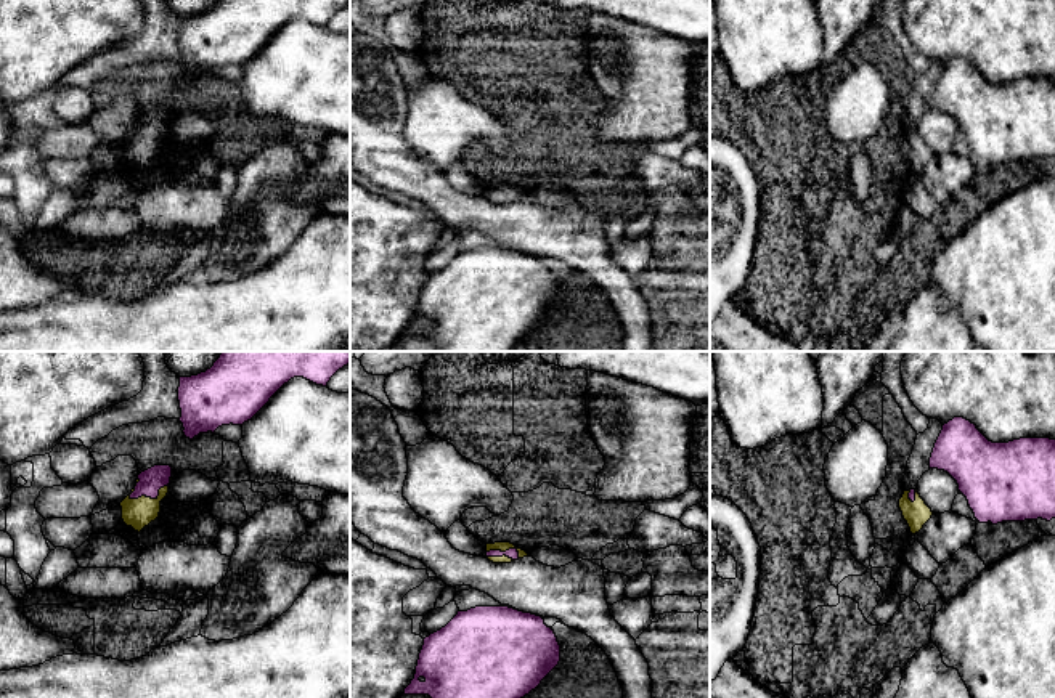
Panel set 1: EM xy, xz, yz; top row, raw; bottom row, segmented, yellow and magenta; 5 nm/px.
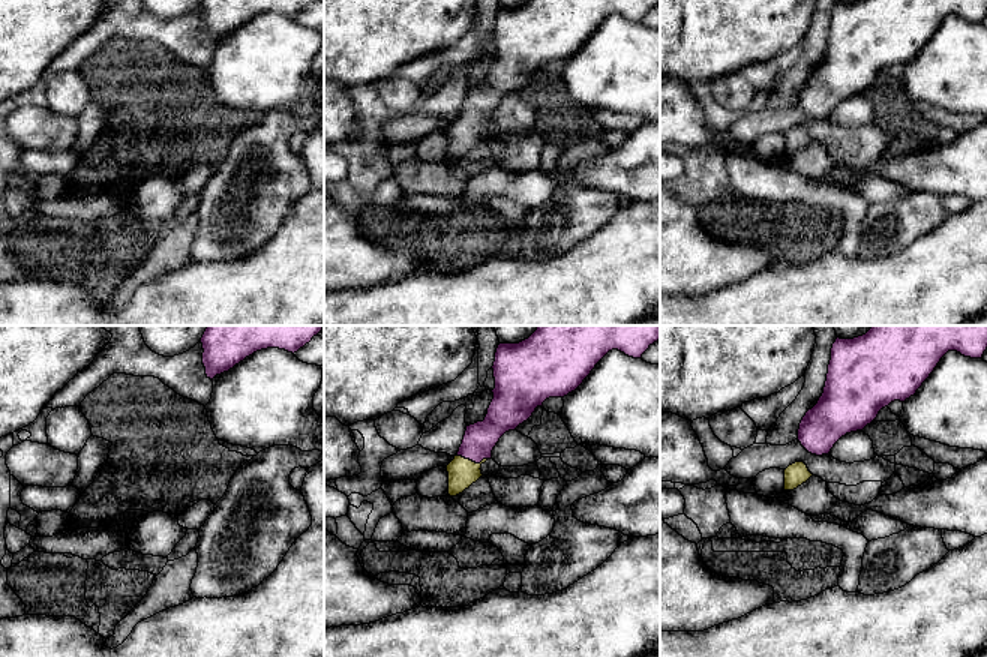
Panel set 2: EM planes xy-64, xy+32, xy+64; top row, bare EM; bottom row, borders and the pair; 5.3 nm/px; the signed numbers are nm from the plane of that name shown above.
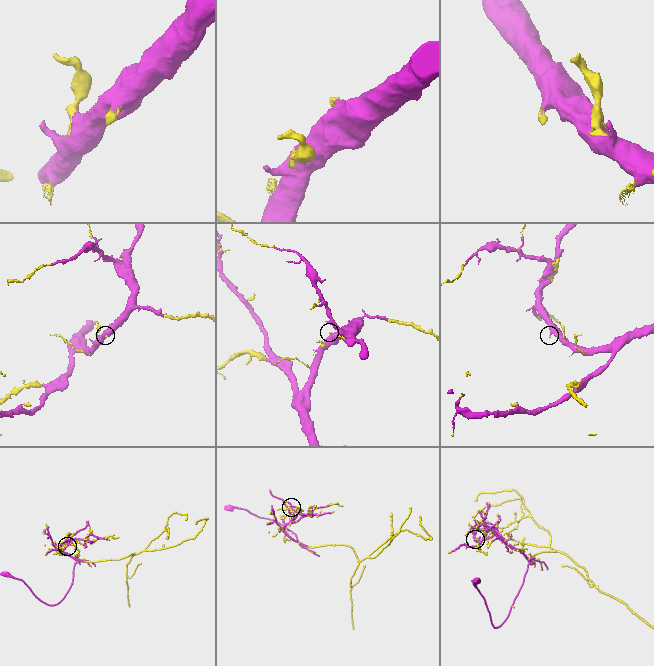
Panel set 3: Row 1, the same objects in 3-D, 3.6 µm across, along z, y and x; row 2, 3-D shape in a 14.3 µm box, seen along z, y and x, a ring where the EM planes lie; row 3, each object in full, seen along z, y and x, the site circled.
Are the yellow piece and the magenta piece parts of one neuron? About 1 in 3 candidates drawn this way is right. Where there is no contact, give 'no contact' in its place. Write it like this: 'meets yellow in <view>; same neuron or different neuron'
meets yellow in xz; same neuron

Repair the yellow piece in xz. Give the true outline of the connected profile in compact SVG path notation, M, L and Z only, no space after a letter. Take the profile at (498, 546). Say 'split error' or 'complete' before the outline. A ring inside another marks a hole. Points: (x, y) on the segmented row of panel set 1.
split error | M511 542L487 544L487 558L493 563L511 563L528 554Z

